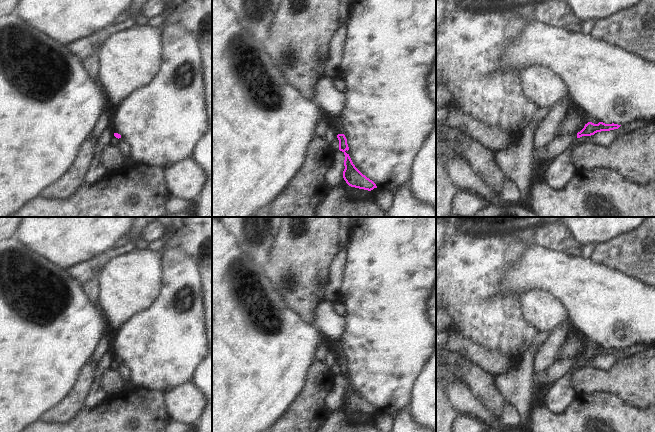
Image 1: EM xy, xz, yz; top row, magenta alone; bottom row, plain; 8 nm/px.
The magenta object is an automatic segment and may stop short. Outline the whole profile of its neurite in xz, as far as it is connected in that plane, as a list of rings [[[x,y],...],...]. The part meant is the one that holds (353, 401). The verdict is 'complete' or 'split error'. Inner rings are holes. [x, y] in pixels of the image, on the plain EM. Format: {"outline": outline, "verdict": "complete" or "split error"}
{"outline": [[[339,340],[336,341],[336,350],[337,350],[337,362],[339,364],[339,374],[342,375],[345,379],[344,384],[344,390],[345,393],[343,395],[343,402],[346,405],[346,407],[355,412],[364,413],[371,415],[374,412],[377,412],[376,408],[367,402],[365,399],[363,399],[353,388],[349,378],[347,378],[345,375],[349,374],[347,363],[345,359],[343,358],[343,354],[339,347]]], "verdict": "split error"}

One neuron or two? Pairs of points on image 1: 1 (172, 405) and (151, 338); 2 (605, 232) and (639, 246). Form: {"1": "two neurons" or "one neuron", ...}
{"1": "two neurons", "2": "two neurons"}

